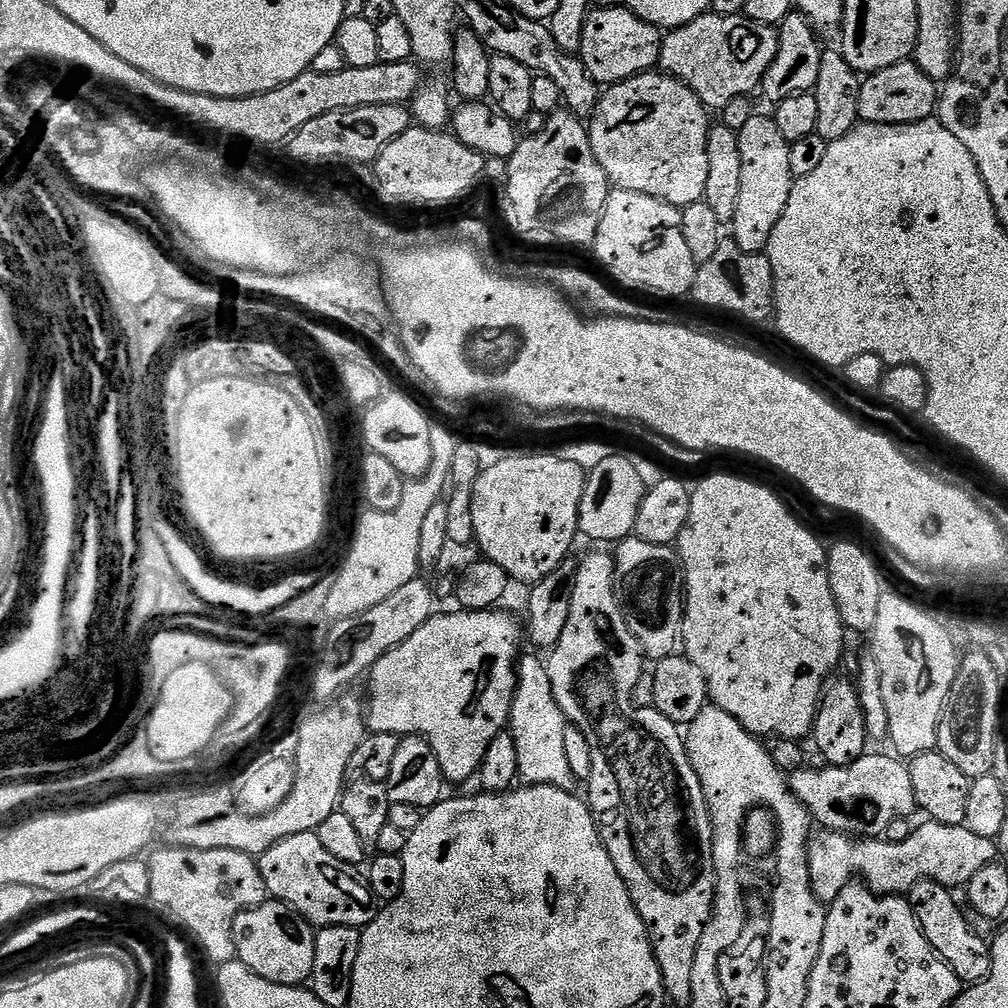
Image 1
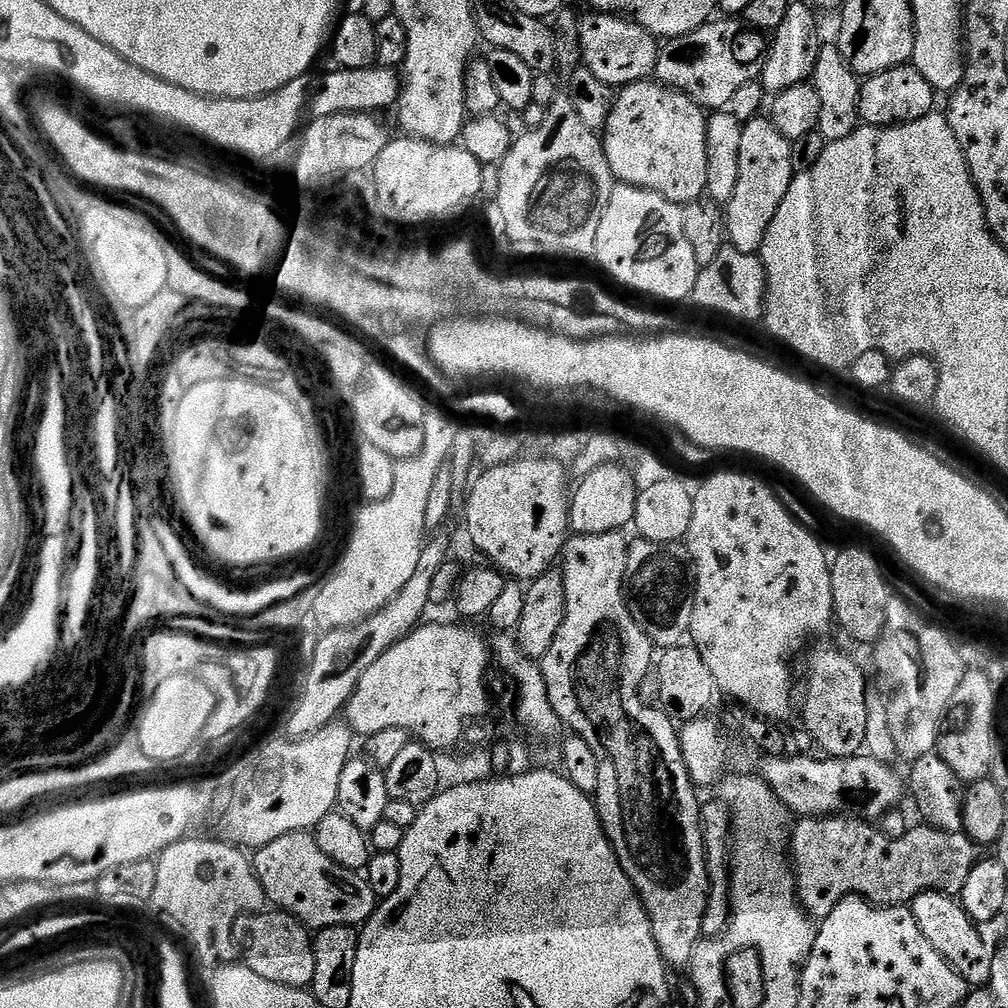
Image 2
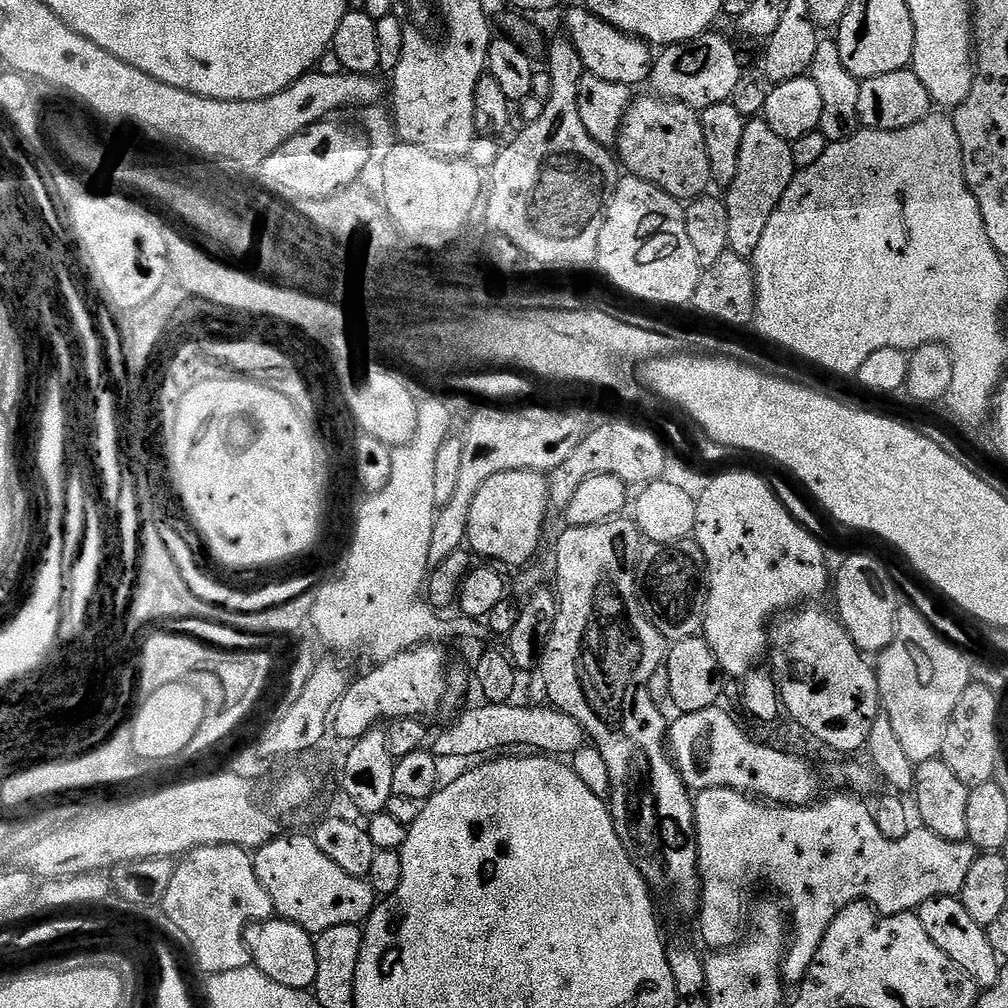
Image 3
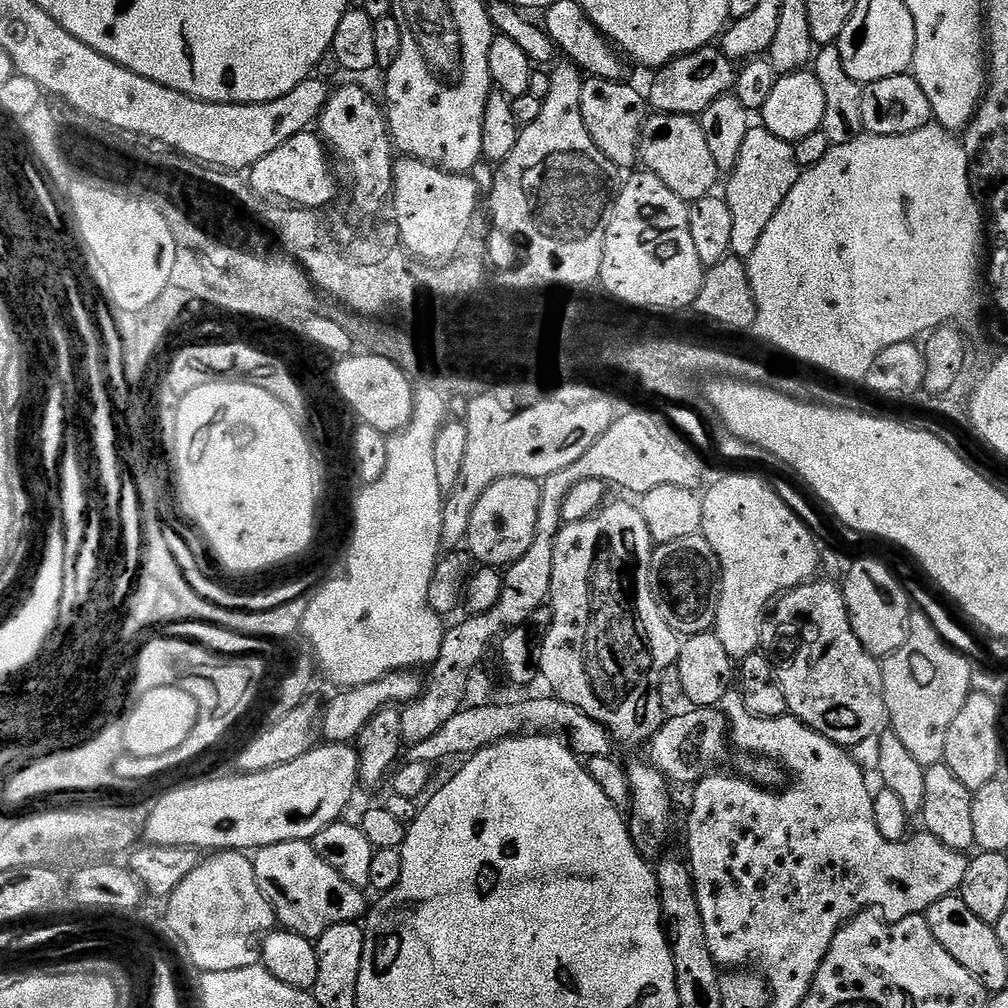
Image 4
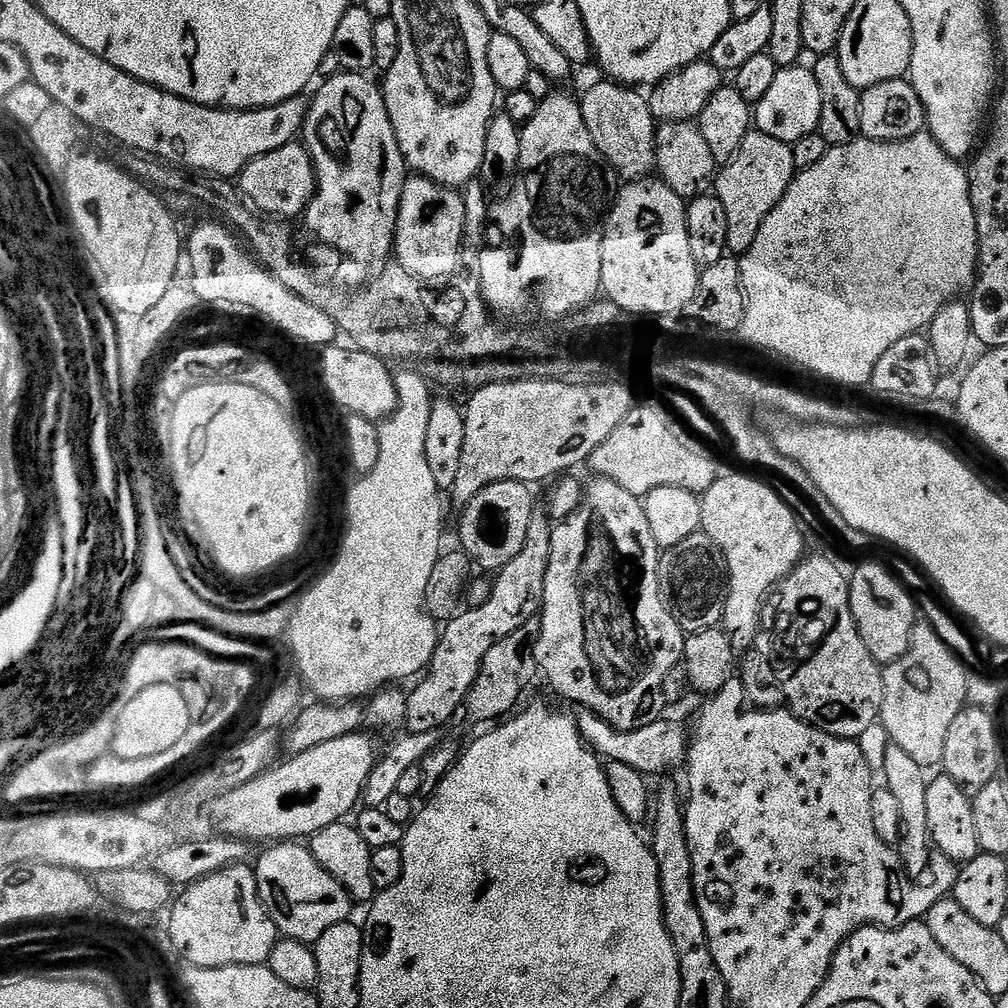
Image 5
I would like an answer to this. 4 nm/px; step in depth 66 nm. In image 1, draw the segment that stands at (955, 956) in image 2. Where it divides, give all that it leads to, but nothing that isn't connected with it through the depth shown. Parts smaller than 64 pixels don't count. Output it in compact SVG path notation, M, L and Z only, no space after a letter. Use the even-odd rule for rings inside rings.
M920 880L907 893L908 905L914 910L920 929L930 942L932 950L958 974L961 985L979 984L990 974L992 965L992 950L987 939L983 940L968 924L956 924L960 920L960 908L949 889L944 888L933 880Z

